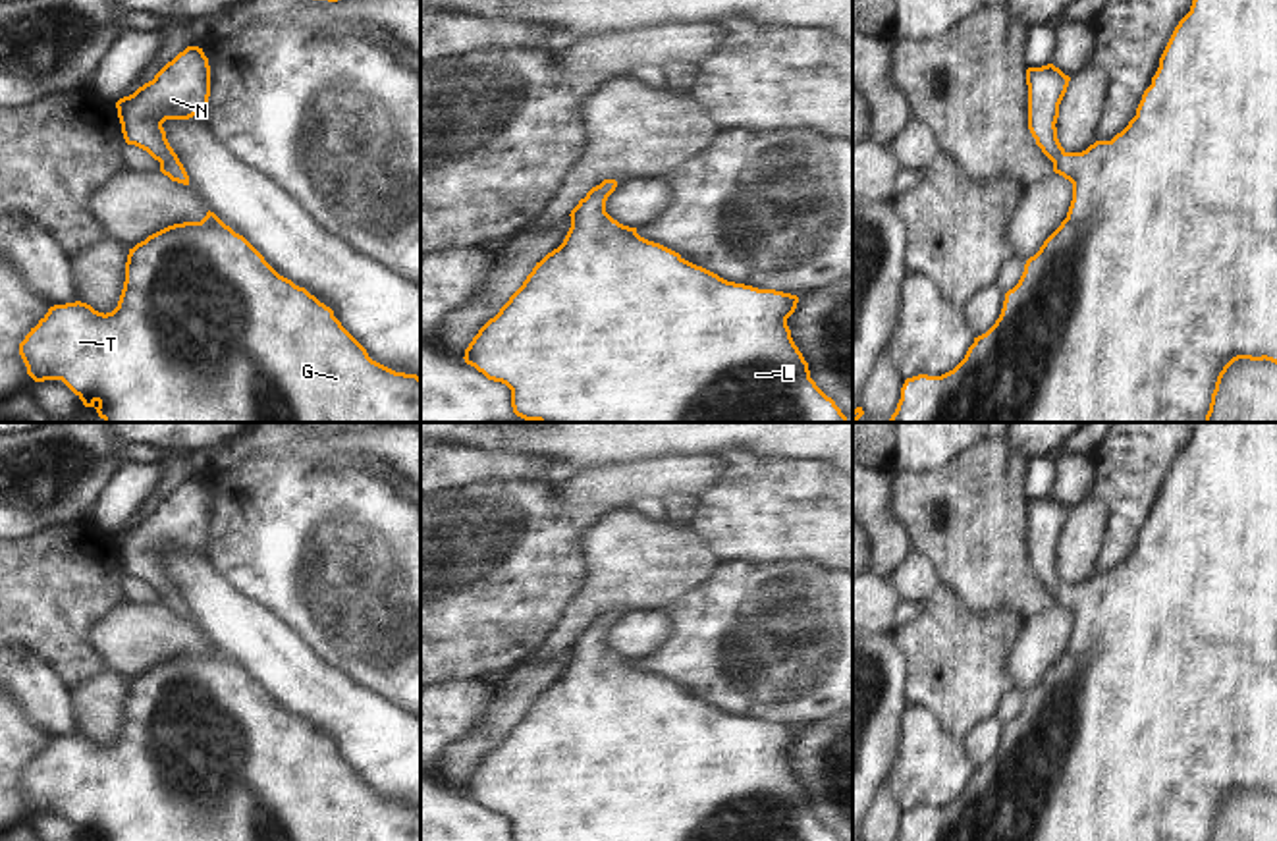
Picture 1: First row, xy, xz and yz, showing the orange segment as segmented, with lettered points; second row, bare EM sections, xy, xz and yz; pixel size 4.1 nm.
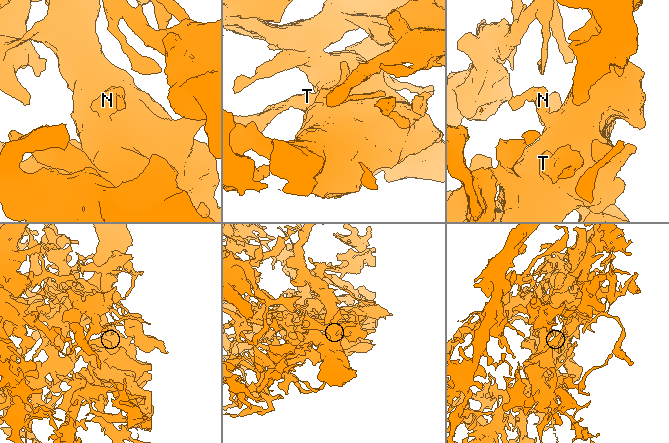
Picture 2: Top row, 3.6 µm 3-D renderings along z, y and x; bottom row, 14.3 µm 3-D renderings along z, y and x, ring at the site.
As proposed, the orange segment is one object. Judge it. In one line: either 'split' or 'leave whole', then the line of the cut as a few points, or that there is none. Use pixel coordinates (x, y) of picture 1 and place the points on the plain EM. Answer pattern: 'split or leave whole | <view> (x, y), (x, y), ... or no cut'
leave whole | no cut

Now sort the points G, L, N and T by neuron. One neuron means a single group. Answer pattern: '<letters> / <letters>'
G L N T

